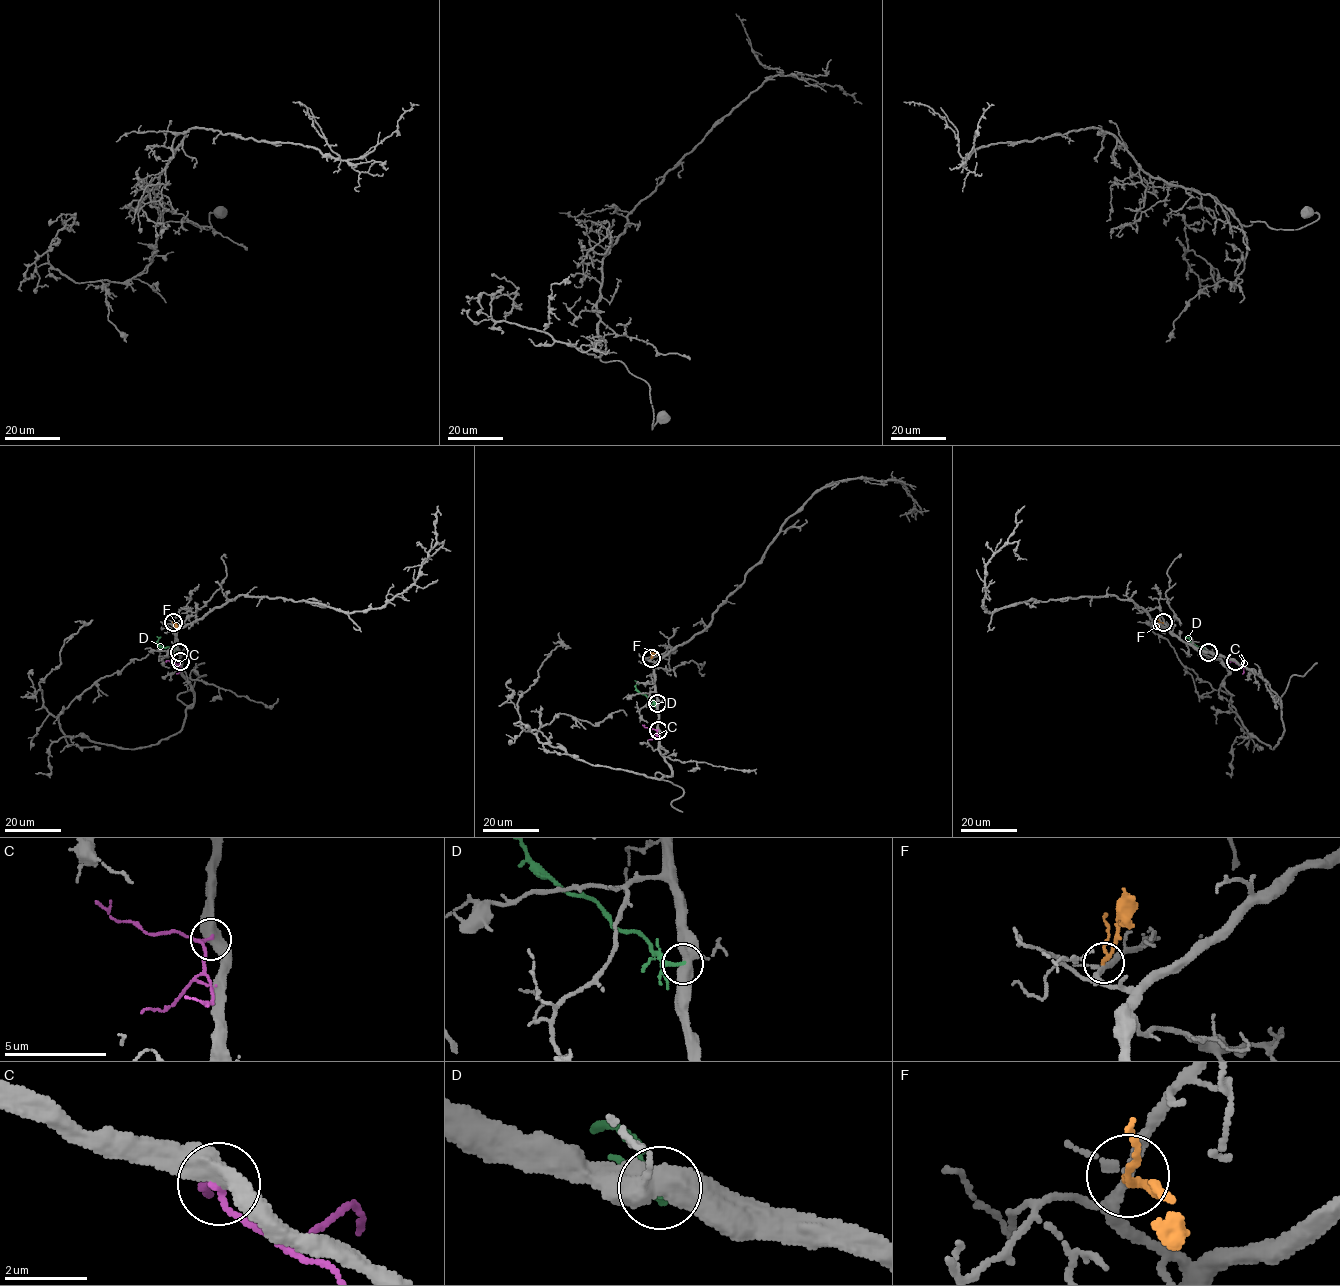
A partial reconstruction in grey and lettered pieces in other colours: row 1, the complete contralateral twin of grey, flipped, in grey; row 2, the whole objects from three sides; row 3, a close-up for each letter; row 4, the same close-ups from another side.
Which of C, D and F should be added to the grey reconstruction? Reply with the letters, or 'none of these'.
none of these

